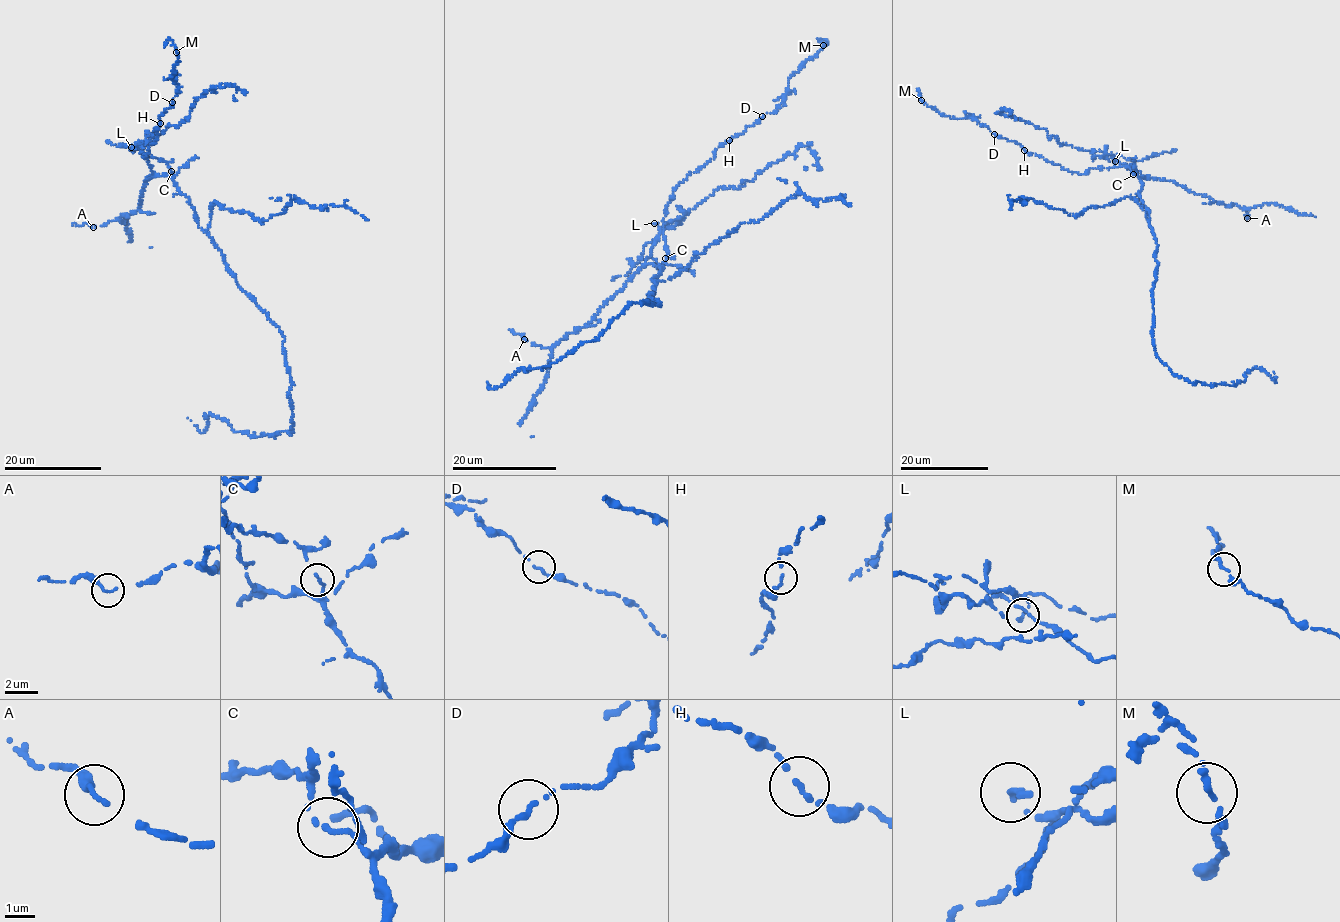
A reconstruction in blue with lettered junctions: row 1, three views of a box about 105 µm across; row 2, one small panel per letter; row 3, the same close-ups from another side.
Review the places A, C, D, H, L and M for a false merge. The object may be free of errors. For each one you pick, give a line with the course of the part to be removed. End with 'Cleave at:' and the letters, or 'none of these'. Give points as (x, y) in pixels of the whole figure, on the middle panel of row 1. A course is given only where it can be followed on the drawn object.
L: (654, 223), (660, 234), (646, 243), (641, 257), (627, 275), (612, 280)
Cleave at: L

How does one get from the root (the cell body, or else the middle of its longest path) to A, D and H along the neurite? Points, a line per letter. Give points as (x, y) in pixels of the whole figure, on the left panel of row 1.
A: (215, 243), (199, 226), (189, 197), (166, 175), (154, 175), (145, 180), (139, 208), (133, 214), (93, 227)
D: (215, 243), (199, 226), (167, 163), (140, 153), (145, 158), (155, 144), (154, 127), (172, 102)
H: (215, 243), (199, 226), (167, 163), (140, 153), (145, 158), (160, 123)

